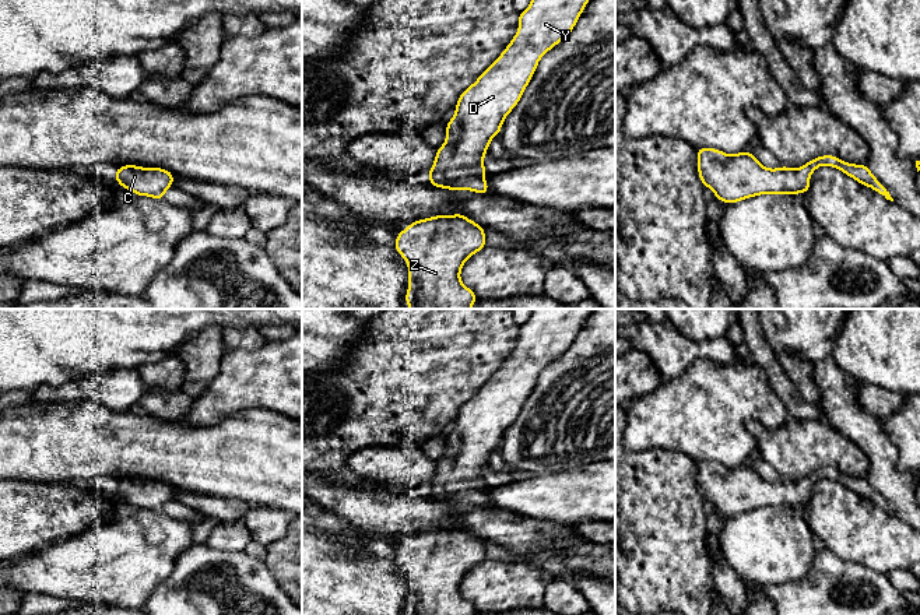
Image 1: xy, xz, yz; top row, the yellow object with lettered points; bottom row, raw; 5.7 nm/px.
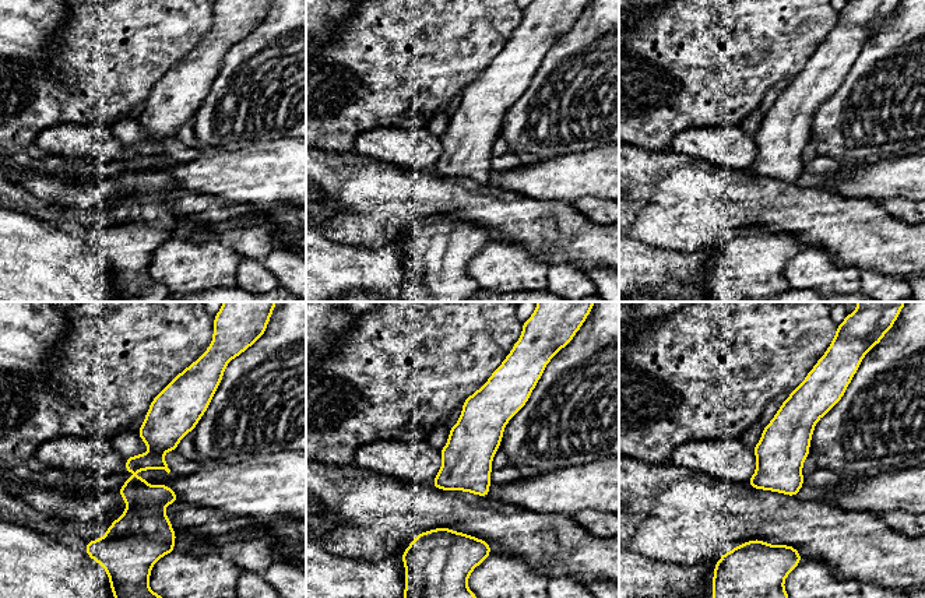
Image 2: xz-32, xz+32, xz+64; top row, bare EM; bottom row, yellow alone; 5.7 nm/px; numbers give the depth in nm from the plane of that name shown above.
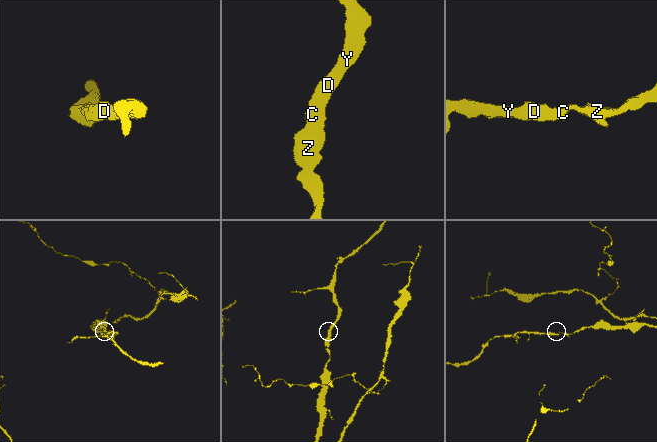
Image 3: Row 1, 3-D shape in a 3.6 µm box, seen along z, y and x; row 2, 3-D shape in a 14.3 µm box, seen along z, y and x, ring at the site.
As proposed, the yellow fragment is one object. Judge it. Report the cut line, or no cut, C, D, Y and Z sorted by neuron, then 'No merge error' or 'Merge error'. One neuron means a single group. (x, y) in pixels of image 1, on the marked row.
No split. Groups: C D Y Z. No merge error

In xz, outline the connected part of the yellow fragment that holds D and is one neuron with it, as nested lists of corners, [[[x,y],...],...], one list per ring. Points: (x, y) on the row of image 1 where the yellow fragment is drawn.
[[[531,0],[519,14],[519,29],[502,55],[470,85],[456,103],[456,113],[446,124],[445,144],[436,150],[428,180],[439,189],[488,193],[484,180],[484,155],[502,123],[520,101],[544,53],[563,41],[576,25],[589,0]]]

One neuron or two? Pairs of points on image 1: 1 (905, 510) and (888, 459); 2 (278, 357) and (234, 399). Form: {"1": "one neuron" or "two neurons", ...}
{"1": "one neuron", "2": "one neuron"}

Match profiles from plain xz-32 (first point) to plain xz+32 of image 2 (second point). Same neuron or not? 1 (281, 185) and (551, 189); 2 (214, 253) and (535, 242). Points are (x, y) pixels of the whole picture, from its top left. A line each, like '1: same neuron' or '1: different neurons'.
1: same neuron
2: different neurons

